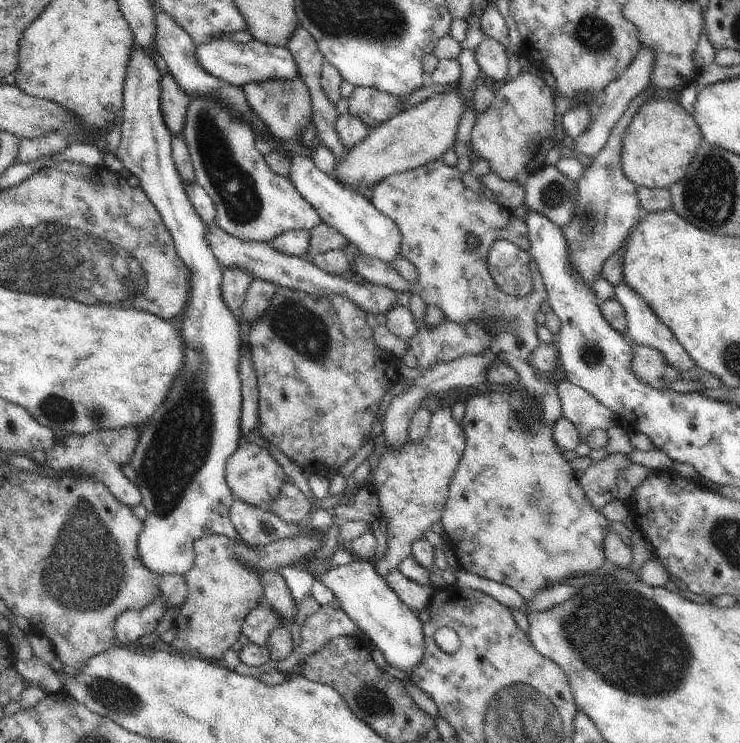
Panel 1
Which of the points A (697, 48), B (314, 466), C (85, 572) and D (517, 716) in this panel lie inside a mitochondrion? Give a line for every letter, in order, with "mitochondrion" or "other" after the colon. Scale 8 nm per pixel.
A: other
B: other
C: mitochondrion
D: mitochondrion

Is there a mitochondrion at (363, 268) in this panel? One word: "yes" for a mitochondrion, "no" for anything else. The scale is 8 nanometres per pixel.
no

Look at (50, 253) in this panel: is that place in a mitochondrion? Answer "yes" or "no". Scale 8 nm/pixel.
yes

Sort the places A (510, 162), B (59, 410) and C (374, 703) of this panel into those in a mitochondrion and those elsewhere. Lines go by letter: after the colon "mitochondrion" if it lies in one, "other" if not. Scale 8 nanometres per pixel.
A: other
B: mitochondrion
C: mitochondrion

